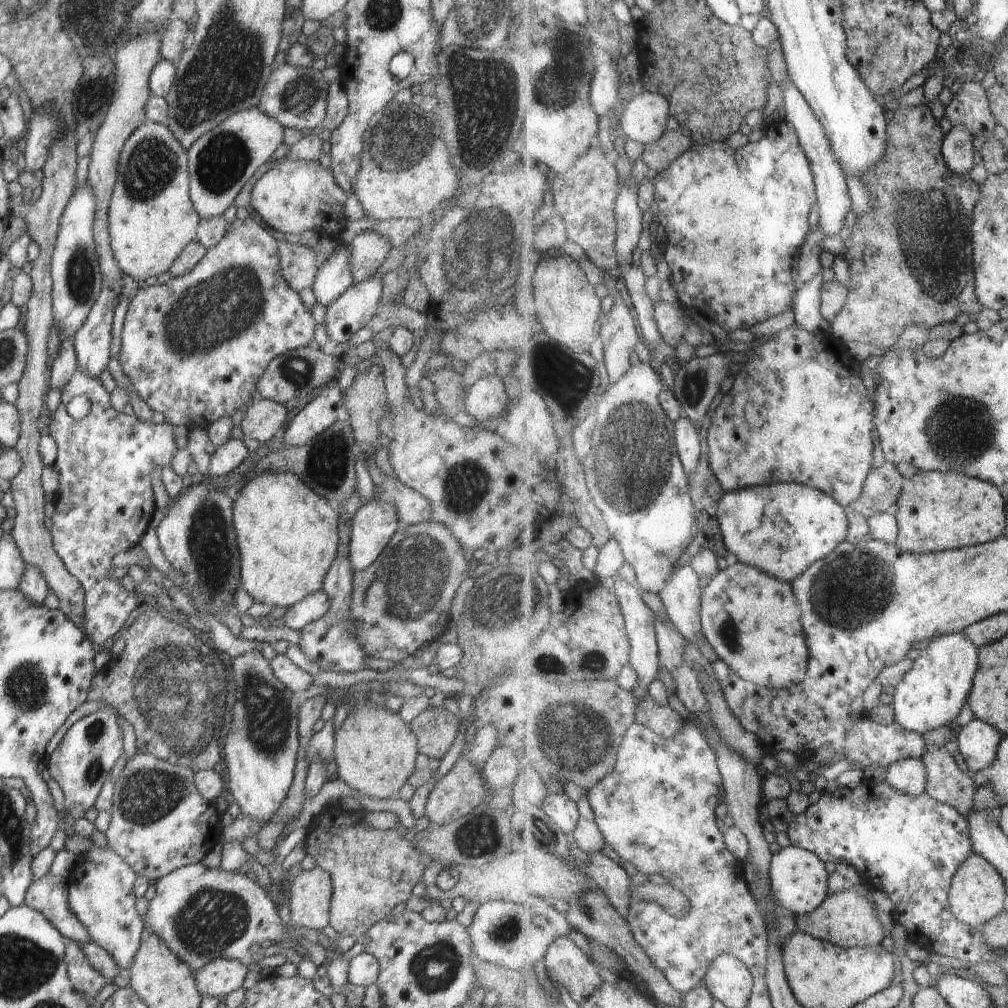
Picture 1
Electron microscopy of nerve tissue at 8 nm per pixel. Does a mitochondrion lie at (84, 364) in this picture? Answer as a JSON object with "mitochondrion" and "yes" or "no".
{"mitochondrion":"no"}

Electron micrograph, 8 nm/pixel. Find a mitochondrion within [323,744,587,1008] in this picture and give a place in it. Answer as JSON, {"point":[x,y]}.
{"point":[433,969]}

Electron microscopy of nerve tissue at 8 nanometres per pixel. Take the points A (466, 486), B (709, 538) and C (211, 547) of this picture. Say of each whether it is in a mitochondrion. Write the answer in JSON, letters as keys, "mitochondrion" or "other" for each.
{"A":"mitochondrion","B":"other","C":"mitochondrion"}

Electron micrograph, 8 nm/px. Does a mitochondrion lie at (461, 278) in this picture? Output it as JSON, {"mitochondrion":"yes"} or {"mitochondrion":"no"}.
{"mitochondrion":"yes"}

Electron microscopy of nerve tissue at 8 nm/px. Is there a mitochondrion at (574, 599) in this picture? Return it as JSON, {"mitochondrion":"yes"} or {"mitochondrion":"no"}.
{"mitochondrion":"no"}

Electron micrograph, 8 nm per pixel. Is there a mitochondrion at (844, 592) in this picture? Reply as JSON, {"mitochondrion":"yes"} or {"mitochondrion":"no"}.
{"mitochondrion":"yes"}

